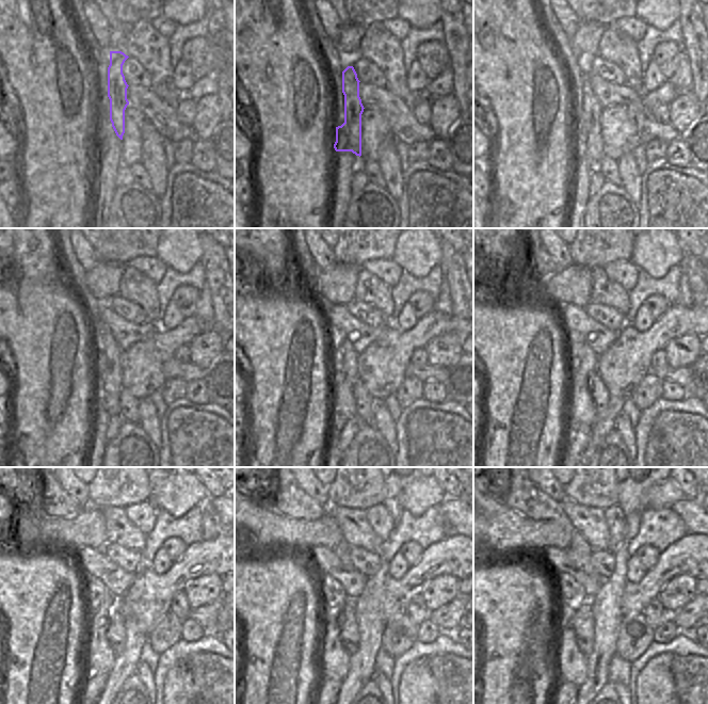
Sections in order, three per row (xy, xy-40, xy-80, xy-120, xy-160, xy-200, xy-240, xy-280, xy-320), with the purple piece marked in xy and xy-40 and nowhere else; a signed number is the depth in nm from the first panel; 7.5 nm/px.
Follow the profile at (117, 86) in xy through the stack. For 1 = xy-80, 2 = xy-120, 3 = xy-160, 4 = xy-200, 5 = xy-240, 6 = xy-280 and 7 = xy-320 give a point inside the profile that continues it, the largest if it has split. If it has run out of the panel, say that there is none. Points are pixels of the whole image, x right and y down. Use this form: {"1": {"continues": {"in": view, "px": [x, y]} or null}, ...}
{"1": {"continues": {"in": "xy-80", "px": [588, 142]}}, "2": {"continues": {"in": "xy-120", "px": [109, 383]}}, "3": {"continues": {"in": "xy-160", "px": [342, 382]}}, "4": {"continues": {"in": "xy-200", "px": [581, 411]}}, "5": {"continues": {"in": "xy-240", "px": [100, 658]}}, "6": {"continues": {"in": "xy-280", "px": [334, 660]}}, "7": {"continues": {"in": "xy-320", "px": [570, 664]}}}

